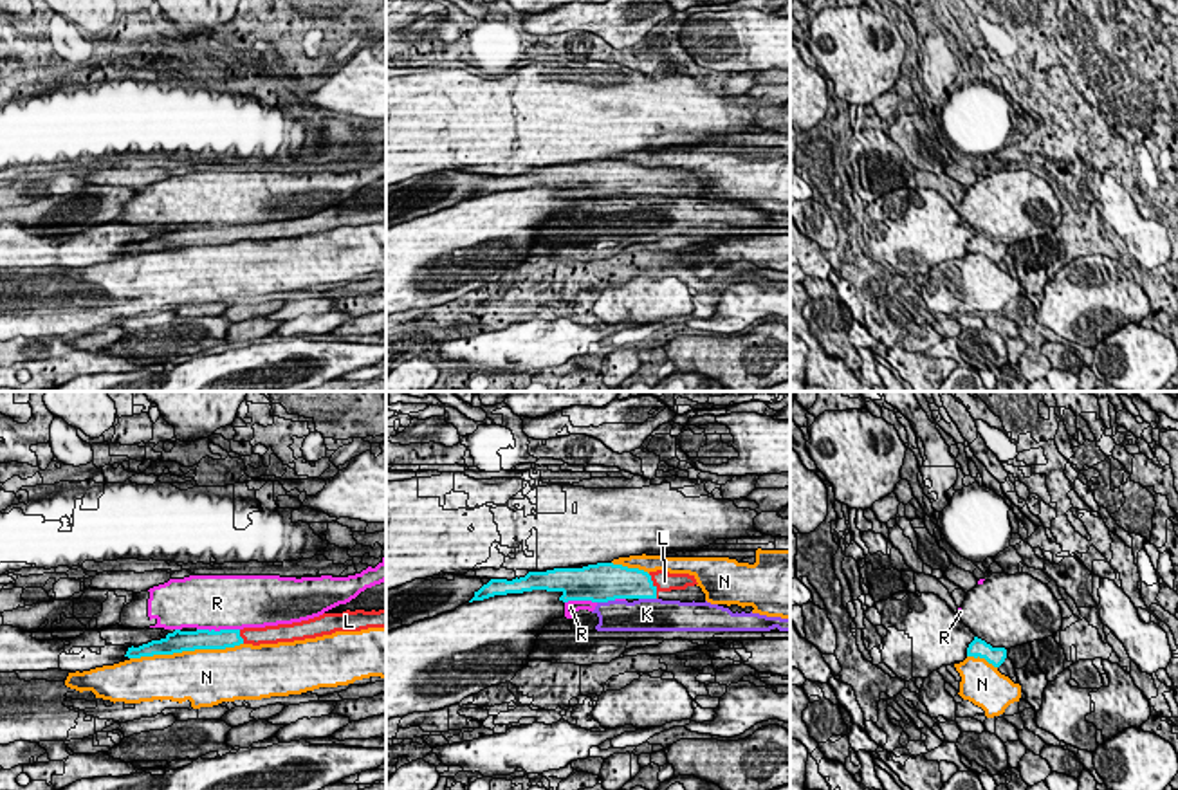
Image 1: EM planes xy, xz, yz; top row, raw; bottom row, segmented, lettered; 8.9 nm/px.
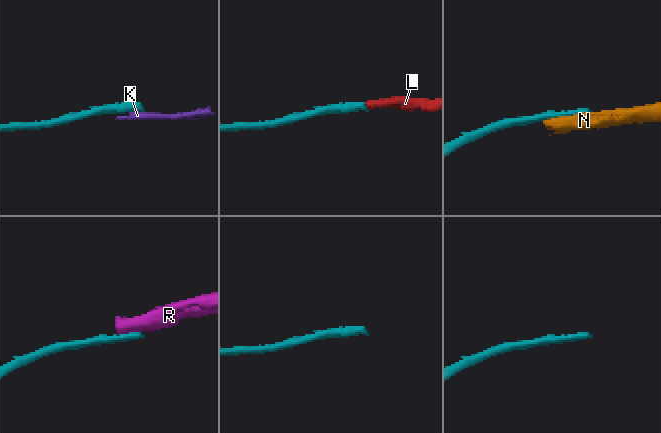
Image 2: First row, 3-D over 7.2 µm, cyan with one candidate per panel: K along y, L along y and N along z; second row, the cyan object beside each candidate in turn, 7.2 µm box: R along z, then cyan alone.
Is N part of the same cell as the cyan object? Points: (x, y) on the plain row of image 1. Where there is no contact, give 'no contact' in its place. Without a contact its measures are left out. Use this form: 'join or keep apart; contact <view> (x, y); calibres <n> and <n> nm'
keep apart; contact xy (186, 246); calibres 190 and 460 nm

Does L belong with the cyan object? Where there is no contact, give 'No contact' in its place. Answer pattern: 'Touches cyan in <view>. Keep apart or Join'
Touches cyan in xz. Join

